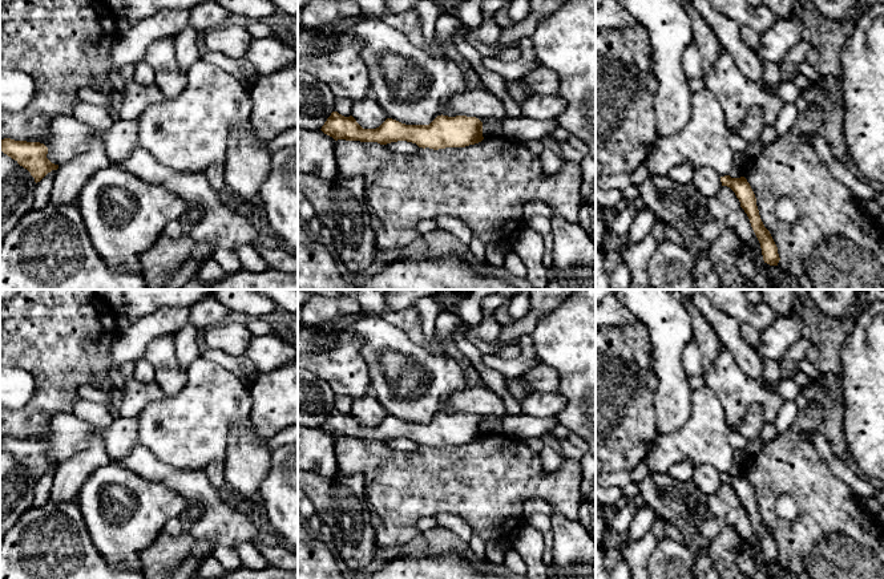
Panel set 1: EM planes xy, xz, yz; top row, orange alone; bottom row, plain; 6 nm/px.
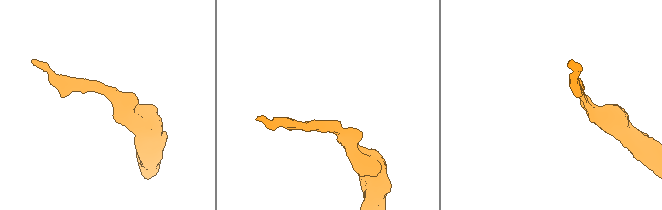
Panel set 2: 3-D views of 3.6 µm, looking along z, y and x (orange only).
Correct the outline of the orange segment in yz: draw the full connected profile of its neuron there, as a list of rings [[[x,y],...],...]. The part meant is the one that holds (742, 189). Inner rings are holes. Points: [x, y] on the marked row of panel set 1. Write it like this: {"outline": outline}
{"outline": [[[730,175],[720,177],[722,186],[730,187],[740,202],[740,207],[747,214],[751,227],[760,243],[762,255],[764,263],[770,266],[778,266],[780,258],[778,254],[778,247],[770,234],[764,227],[759,210],[756,206],[755,194],[744,177],[731,178]]]}

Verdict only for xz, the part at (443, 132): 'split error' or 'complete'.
complete

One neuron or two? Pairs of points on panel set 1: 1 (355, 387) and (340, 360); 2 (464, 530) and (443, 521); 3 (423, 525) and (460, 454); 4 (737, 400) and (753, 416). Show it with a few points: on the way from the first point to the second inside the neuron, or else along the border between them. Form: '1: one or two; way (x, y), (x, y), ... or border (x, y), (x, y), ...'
1: one; way (352, 380), (342, 367)
2: one; way (459, 526), (448, 521)
3: two; border (434, 515), (423, 515), (415, 523)
4: two; border (758, 403), (753, 403), (747, 408), (738, 430)

